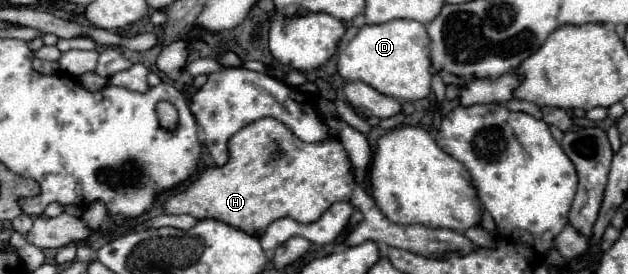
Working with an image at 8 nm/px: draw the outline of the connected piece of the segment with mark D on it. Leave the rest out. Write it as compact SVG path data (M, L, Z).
M391 20L387 24L365 24L339 54L337 70L345 80L361 80L395 100L423 100L431 90L429 36L423 24L413 20Z

